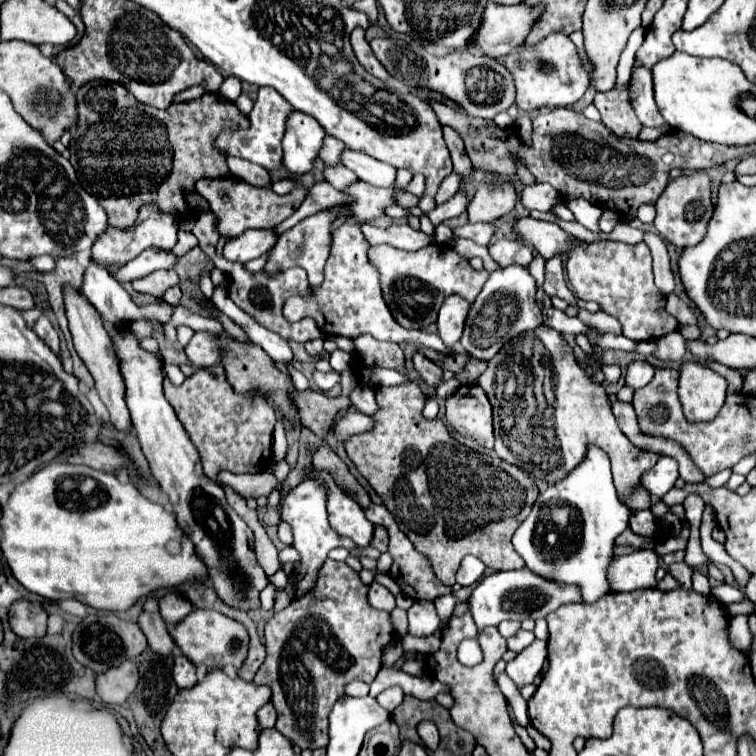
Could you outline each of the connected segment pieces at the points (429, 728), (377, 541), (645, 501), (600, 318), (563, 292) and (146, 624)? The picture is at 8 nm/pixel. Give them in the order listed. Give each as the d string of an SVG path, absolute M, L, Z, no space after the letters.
M422 721L422 723L418 725L418 735L420 735L420 739L422 739L422 742L427 749L437 749L440 736L434 723L430 723L430 721Z
M374 525L374 537L372 537L370 545L372 545L372 547L376 547L378 551L382 551L382 553L388 549L388 533L386 533L386 529L384 529L384 527Z
M640 487L630 499L626 499L624 501L626 503L626 506L631 510L631 511L636 511L638 509L650 509L651 508L651 497L650 493L644 489L644 487Z
M580 309L578 317L584 323L590 323L590 325L598 327L598 331L602 331L602 333L620 333L622 335L622 329L620 329L620 323L616 321L616 317L610 317L604 311L600 311L600 313L588 313L588 311Z
M556 253L556 257L546 261L544 291L552 297L564 299L568 305L574 305L574 293L568 289L564 281L564 253Z
M142 611L142 615L138 617L138 625L144 631L150 649L160 655L160 657L170 657L174 651L174 639L170 637L164 619L160 617L160 613L146 613Z

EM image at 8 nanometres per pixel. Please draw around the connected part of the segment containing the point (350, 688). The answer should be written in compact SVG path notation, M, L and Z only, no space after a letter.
M352 681L352 683L346 685L346 695L362 697L362 695L368 695L368 691L370 691L370 685L362 683L362 681Z

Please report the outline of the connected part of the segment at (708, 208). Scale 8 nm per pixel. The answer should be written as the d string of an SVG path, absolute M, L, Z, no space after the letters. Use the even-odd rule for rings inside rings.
M694 173L694 175L682 175L674 181L670 181L656 201L656 219L654 227L658 229L660 237L664 241L674 243L676 247L690 247L696 245L704 233L706 225L712 217L712 195L710 195L710 179L704 173Z

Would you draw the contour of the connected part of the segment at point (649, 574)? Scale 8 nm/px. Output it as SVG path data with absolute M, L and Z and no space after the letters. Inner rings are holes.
M640 549L622 557L616 557L608 567L608 581L612 591L636 591L636 589L650 589L656 587L656 569L658 569L658 555L652 549Z

